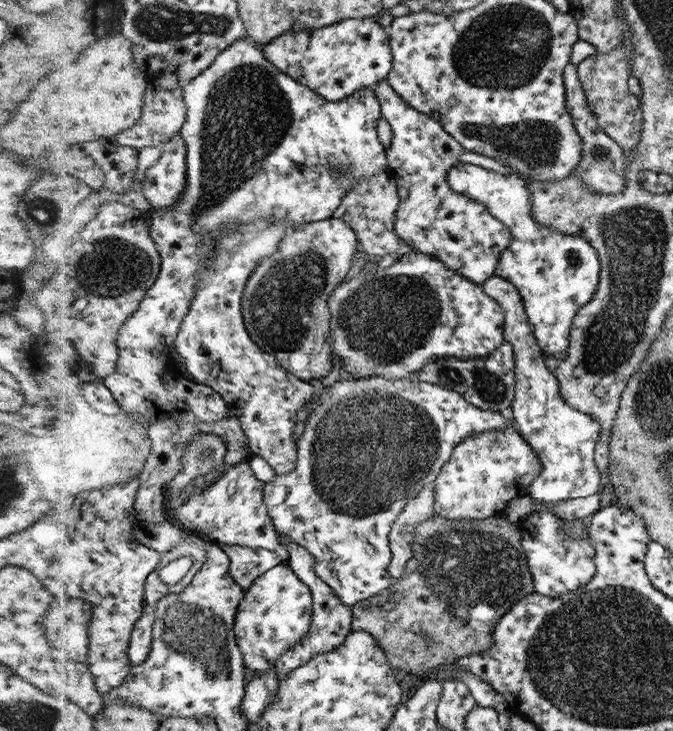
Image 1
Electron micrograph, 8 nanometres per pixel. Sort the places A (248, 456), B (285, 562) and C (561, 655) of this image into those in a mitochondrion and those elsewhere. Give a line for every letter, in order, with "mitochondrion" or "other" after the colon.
A: other
B: other
C: mitochondrion

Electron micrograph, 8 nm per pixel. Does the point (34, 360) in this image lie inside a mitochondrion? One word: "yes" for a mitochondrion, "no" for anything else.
no

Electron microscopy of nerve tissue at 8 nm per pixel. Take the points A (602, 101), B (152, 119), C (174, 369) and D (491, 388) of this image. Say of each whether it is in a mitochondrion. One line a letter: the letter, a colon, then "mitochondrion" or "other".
A: other
B: other
C: other
D: mitochondrion

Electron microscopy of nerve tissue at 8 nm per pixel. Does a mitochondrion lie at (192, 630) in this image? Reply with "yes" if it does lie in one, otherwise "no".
yes

